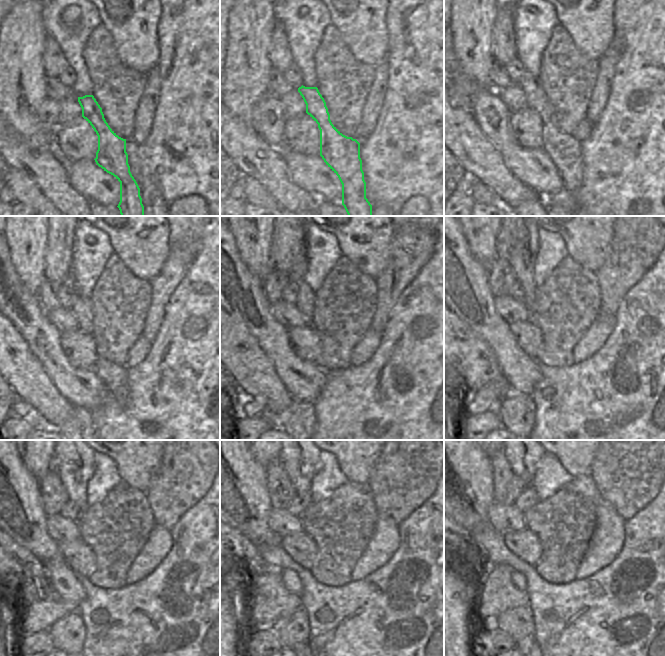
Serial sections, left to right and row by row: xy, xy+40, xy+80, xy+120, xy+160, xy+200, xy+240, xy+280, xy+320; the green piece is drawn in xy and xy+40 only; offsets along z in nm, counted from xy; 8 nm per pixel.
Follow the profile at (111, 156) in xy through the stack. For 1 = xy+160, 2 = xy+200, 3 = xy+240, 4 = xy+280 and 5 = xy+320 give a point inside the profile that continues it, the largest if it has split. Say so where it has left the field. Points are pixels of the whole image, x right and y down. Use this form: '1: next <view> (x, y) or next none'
1: next xy+160 (297, 266)
2: next xy+200 (522, 256)
3: next xy+240 (76, 460)
4: next xy+280 (301, 460)
5: next xy+320 (522, 460)

